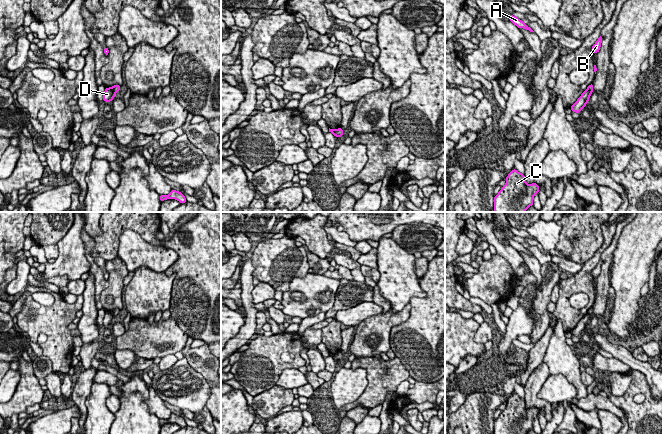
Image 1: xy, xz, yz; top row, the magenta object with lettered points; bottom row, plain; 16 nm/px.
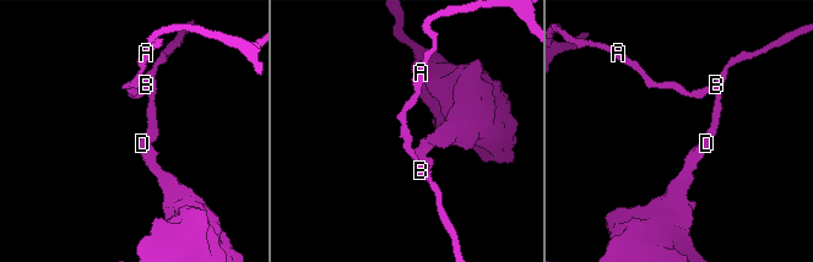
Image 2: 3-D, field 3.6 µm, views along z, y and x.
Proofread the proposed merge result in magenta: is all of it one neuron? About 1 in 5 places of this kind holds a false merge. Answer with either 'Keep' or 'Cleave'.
Cleave

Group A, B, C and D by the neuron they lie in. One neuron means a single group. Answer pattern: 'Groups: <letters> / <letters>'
Groups: A B / C D

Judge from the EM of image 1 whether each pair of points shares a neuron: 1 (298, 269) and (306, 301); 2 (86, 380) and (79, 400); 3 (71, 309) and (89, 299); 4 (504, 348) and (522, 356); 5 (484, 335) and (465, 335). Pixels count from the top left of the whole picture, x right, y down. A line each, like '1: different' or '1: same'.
1: different
2: same
3: different
4: same
5: different

